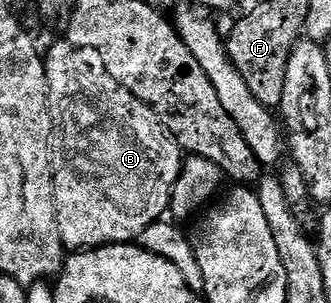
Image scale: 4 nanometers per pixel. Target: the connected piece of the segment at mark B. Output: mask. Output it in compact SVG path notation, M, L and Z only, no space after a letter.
M60 39L60 42L53 47L44 57L44 66L48 76L48 90L50 91L50 103L52 104L52 119L54 122L54 133L58 138L58 157L64 160L64 165L68 169L59 170L56 173L56 214L58 215L58 231L64 244L65 250L83 251L86 249L101 249L103 245L127 245L135 242L150 227L150 223L161 220L169 212L172 204L172 192L174 183L180 174L182 164L182 150L177 141L168 134L164 124L158 119L158 115L142 99L138 99L110 71L106 71L106 63L102 55L93 49L77 49L66 39Z

